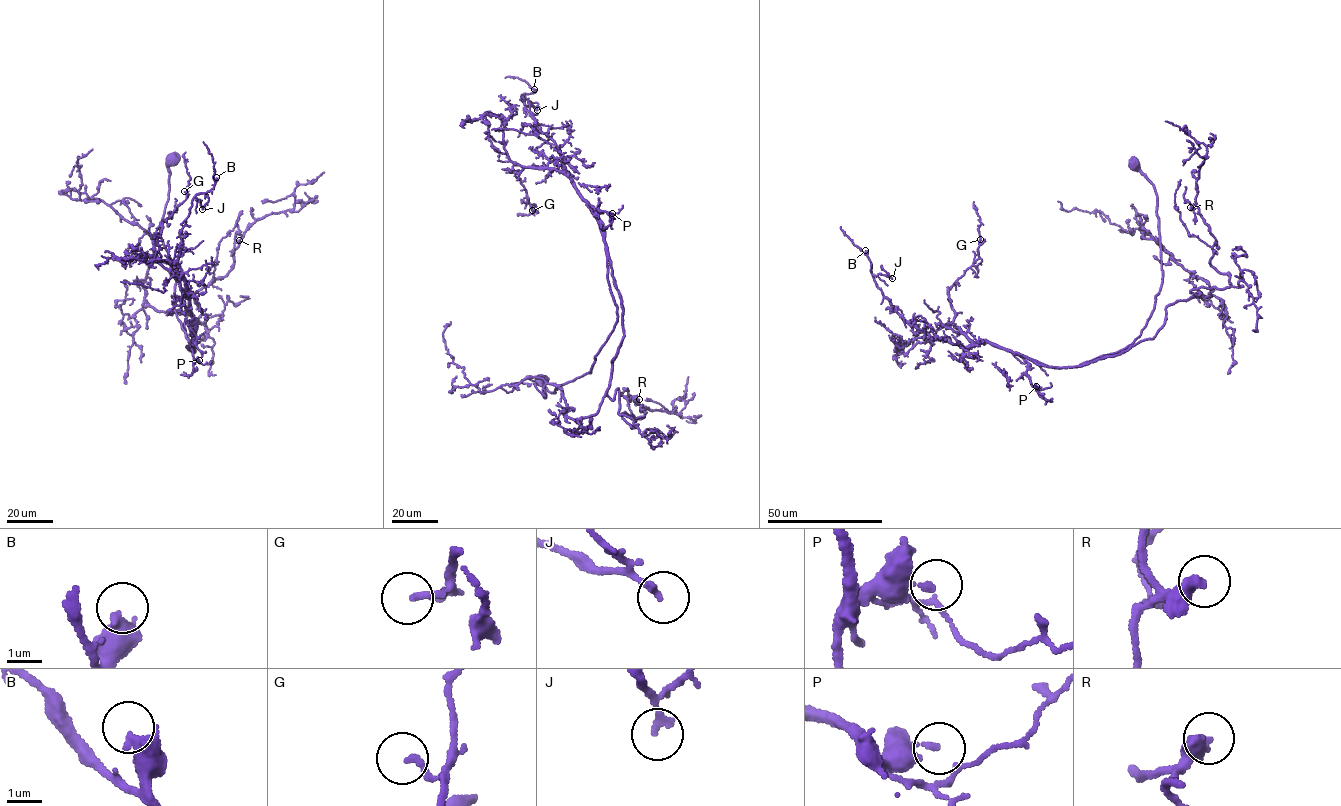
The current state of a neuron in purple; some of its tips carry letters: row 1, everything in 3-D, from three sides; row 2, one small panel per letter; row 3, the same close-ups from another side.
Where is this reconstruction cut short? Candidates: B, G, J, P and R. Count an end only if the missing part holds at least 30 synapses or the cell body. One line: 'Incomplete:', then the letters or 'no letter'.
Incomplete: no letter

